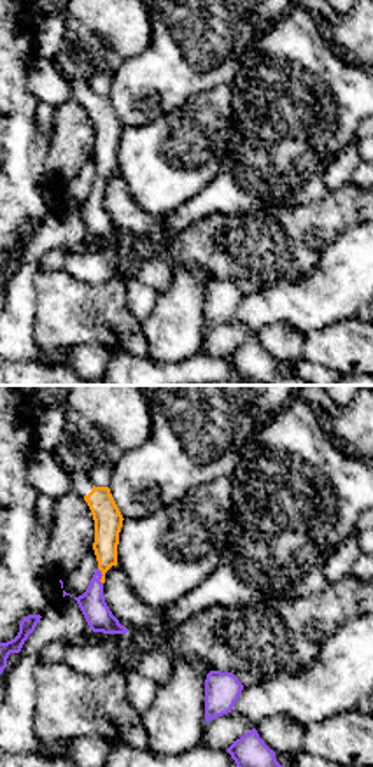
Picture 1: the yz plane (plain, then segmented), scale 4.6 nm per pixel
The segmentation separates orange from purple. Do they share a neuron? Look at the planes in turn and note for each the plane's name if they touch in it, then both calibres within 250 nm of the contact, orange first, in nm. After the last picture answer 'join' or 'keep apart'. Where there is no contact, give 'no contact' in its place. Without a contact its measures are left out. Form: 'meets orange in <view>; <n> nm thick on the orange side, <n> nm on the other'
meets orange in yz; 130 nm thick on the orange side, 120 nm on the other

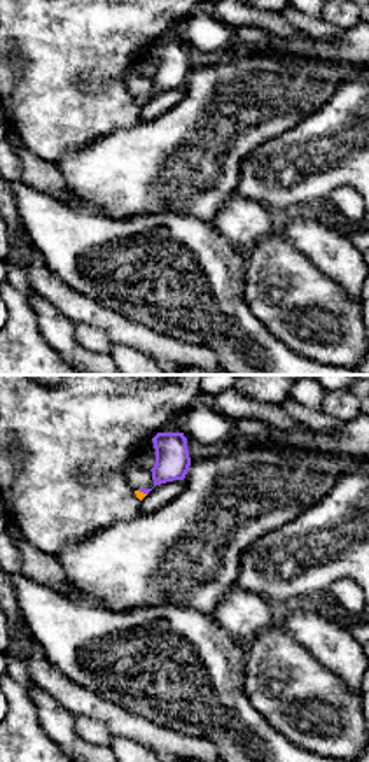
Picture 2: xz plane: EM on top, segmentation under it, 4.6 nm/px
meets orange in xz; 40 nm thick on the orange side, 160 nm on the other

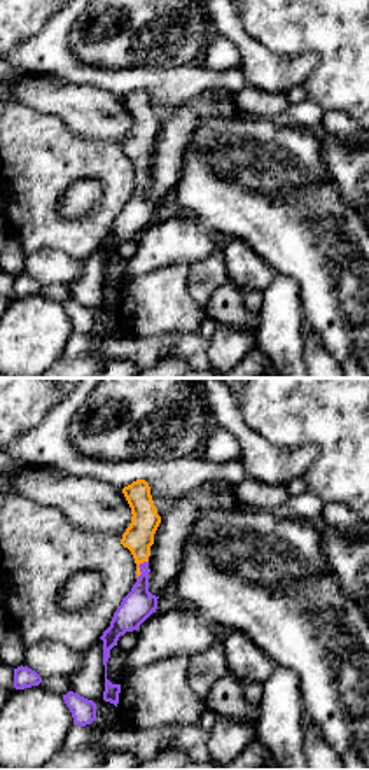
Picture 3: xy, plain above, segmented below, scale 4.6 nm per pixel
meets orange in xy; 140 nm thick on the orange side, 150 nm on the other

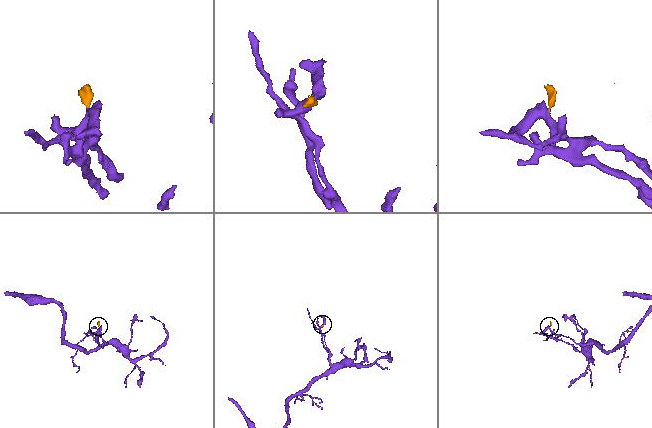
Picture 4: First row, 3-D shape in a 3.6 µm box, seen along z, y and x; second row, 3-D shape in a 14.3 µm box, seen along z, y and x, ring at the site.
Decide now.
join

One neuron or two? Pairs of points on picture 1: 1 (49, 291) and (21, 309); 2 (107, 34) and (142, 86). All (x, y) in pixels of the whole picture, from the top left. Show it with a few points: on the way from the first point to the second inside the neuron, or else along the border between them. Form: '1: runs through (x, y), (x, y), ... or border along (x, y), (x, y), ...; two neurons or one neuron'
1: border along (39, 267), (34, 277), (32, 340); two neurons
2: border along (149, 27), (149, 44), (126, 58), (111, 74); two neurons

